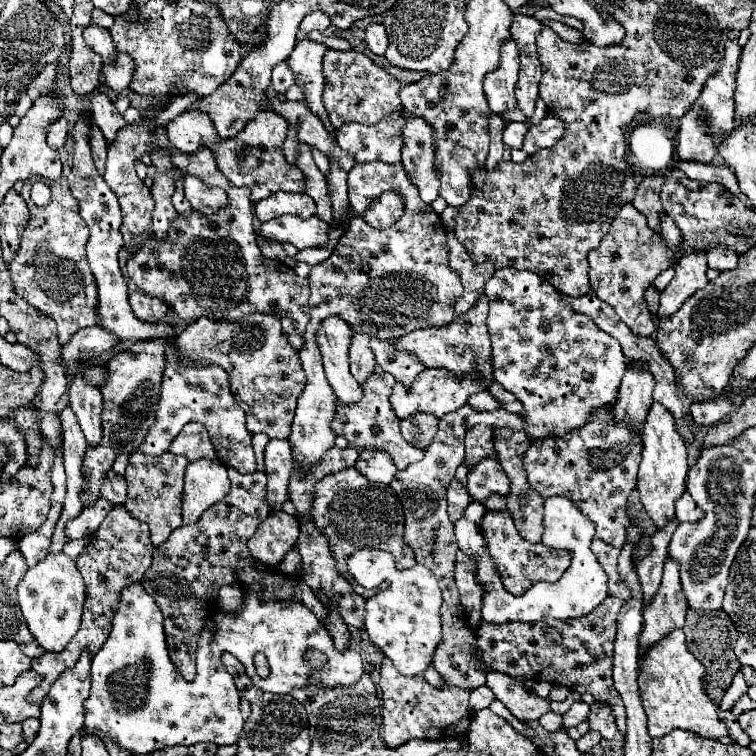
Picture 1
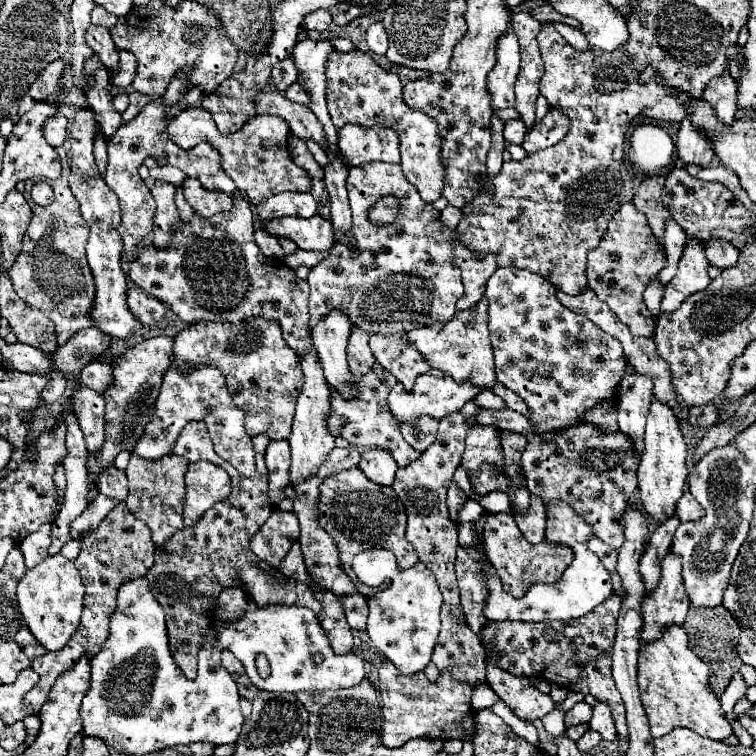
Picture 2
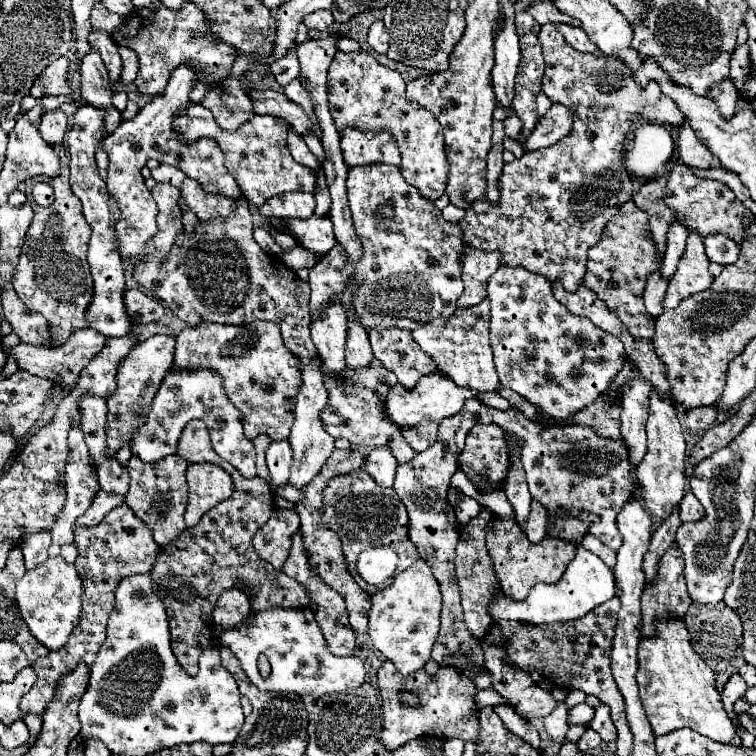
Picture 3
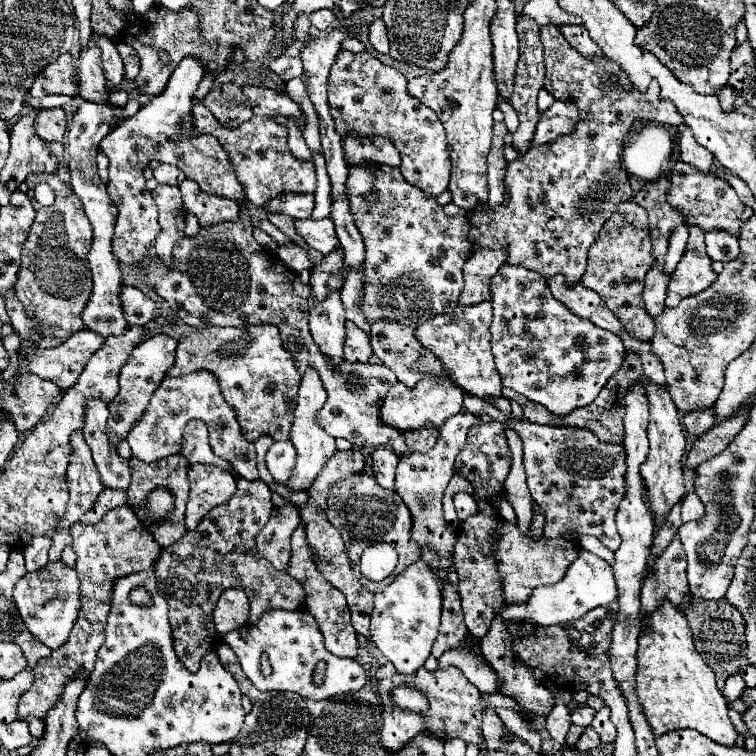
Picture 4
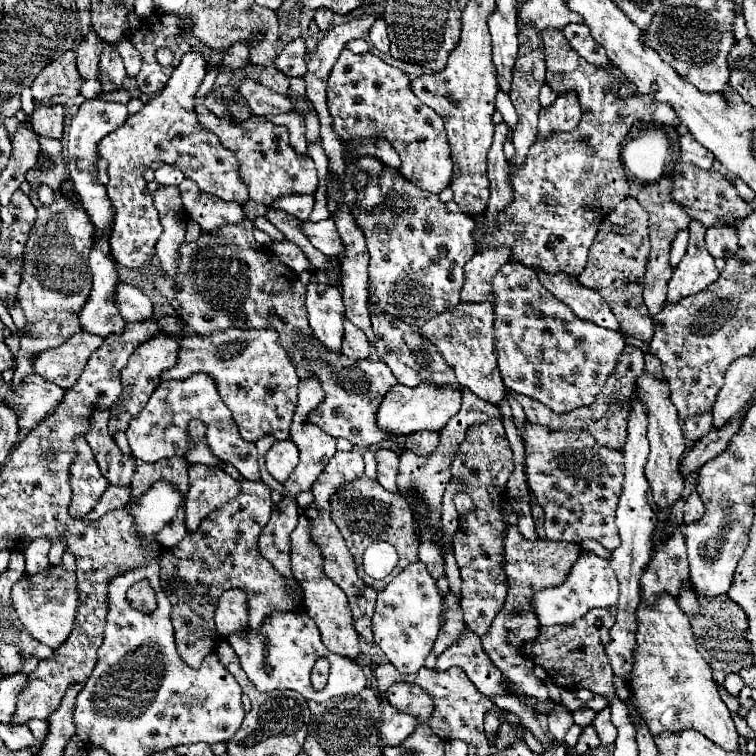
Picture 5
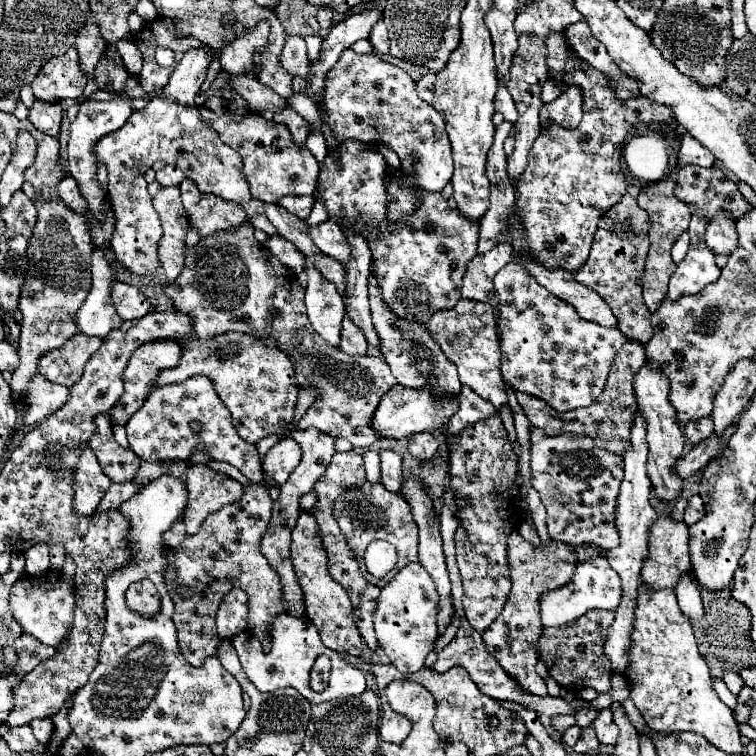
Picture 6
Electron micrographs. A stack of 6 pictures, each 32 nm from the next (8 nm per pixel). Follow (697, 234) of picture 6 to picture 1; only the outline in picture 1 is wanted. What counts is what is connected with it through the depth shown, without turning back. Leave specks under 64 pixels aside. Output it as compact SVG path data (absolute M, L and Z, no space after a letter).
M702 250L684 254L676 264L676 276L662 290L658 318L674 314L688 296L702 290L708 284L706 270L708 264L706 264L706 254L702 254Z

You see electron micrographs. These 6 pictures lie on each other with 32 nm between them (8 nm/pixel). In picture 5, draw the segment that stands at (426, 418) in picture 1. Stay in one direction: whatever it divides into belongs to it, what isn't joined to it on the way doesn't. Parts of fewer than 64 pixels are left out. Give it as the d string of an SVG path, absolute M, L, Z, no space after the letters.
M418 432L406 436L406 448L418 456L430 456L440 442L438 432Z

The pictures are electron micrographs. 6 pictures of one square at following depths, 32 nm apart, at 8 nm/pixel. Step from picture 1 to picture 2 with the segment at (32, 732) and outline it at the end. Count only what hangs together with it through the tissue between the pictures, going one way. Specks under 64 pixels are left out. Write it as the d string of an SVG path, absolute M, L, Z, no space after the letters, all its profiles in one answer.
M30 714L24 718L24 724L26 724L26 732L28 732L28 744L30 744L30 742L34 742L34 738L40 732L40 718L36 714Z

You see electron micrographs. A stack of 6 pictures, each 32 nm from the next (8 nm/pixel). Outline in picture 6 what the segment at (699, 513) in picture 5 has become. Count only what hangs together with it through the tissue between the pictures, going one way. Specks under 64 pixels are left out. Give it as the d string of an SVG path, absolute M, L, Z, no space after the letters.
M692 496L690 500L688 500L688 506L686 506L686 514L684 514L684 522L688 524L688 526L692 526L692 524L696 524L698 520L702 520L704 518L704 502L702 502L702 498L700 496Z

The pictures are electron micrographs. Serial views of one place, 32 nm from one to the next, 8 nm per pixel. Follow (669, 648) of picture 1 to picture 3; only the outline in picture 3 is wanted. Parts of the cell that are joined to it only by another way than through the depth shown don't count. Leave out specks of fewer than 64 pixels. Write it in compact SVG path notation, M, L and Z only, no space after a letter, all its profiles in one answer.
M658 618L654 620L656 636L642 636L638 646L638 688L640 700L656 736L668 734L678 728L692 728L714 742L730 744L736 736L736 728L728 718L722 696L714 686L714 672L694 652L690 632L682 618Z

